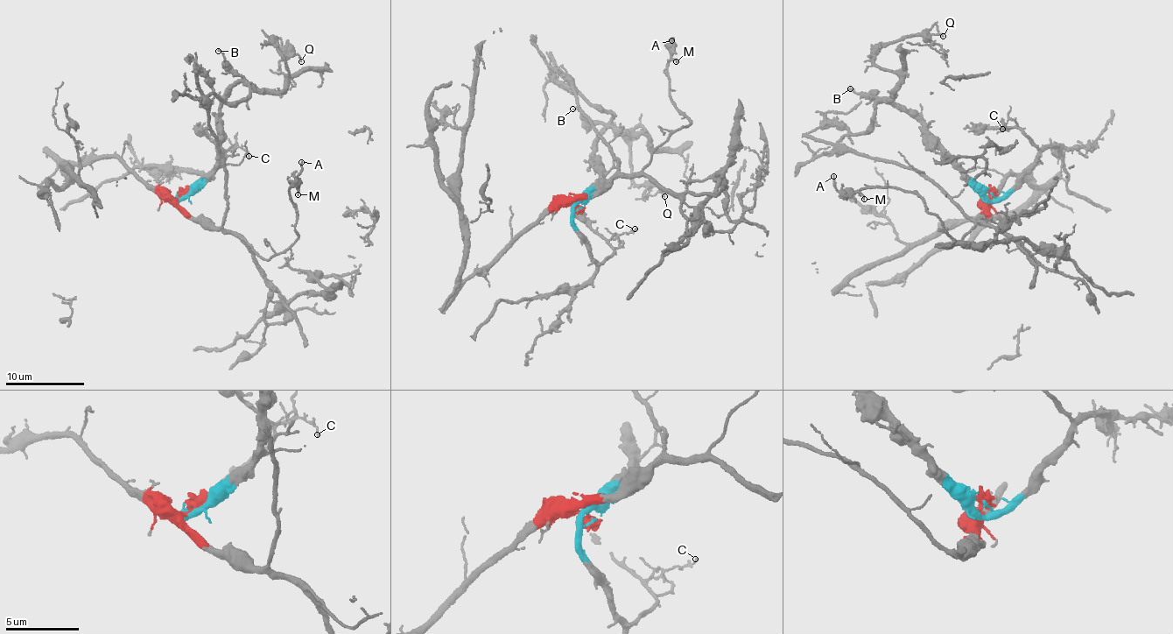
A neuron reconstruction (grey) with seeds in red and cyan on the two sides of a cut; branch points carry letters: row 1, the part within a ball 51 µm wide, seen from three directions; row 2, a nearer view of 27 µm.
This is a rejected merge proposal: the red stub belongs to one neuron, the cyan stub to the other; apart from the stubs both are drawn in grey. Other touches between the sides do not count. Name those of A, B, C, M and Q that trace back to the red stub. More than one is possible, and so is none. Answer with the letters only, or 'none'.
A, M

